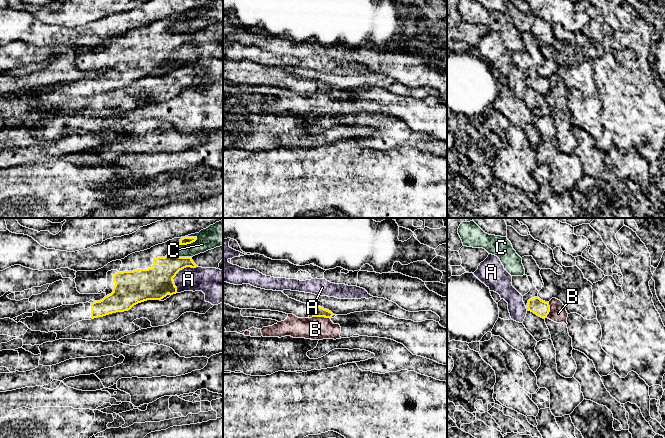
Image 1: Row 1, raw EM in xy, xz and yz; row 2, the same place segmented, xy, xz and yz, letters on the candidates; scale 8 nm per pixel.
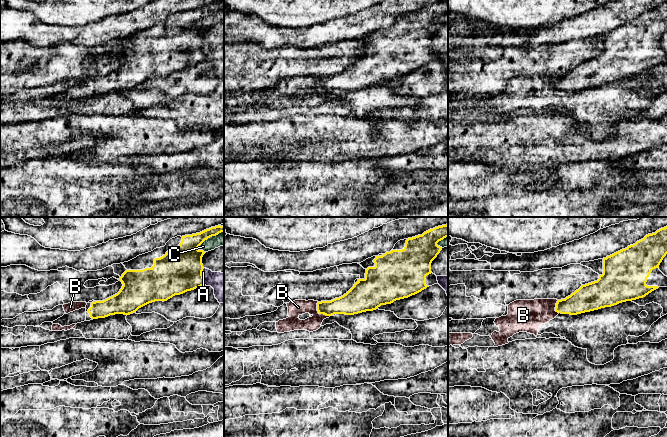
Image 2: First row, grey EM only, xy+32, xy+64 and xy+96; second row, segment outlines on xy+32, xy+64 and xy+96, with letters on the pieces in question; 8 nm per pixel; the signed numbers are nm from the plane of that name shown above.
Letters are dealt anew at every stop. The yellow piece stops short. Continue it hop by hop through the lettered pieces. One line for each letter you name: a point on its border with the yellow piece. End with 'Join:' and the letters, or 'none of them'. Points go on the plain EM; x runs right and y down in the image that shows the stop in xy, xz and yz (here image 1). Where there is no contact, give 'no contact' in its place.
Join: none of them

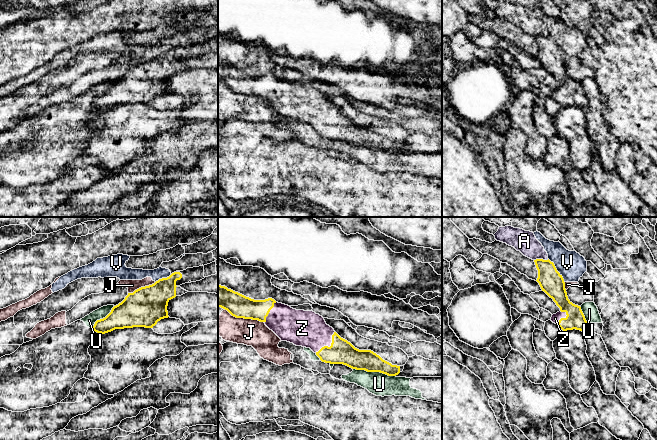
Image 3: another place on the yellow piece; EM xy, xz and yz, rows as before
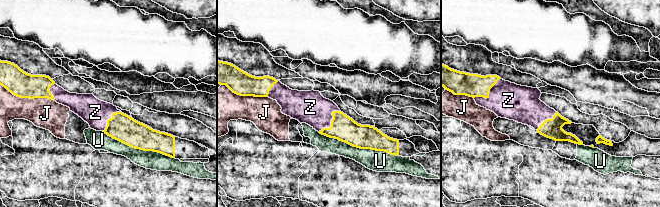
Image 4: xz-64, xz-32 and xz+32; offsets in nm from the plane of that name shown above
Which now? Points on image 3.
Z: meets yellow in xz at (330, 122)
Join: Z

